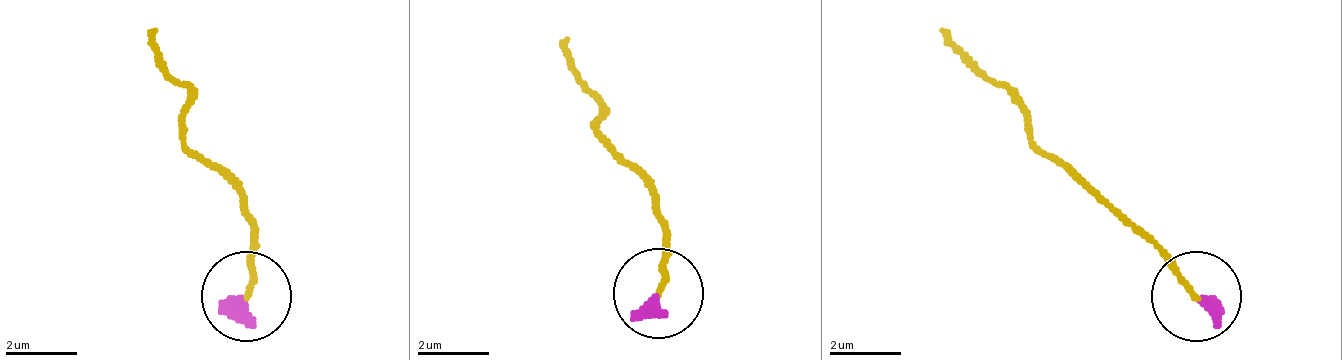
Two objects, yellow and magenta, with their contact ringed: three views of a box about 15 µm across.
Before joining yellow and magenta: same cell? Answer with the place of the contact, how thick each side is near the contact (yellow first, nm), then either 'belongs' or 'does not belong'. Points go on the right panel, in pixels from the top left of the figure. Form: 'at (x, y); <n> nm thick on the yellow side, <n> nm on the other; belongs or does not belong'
at (1196, 296); 150 nm thick on the yellow side, 400 nm on the other; belongs

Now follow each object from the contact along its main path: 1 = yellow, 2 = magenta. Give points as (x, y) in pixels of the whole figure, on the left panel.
1: (244, 298), (244, 199), (181, 136), (190, 91), (145, 28)
2: (244, 298), (217, 316)

